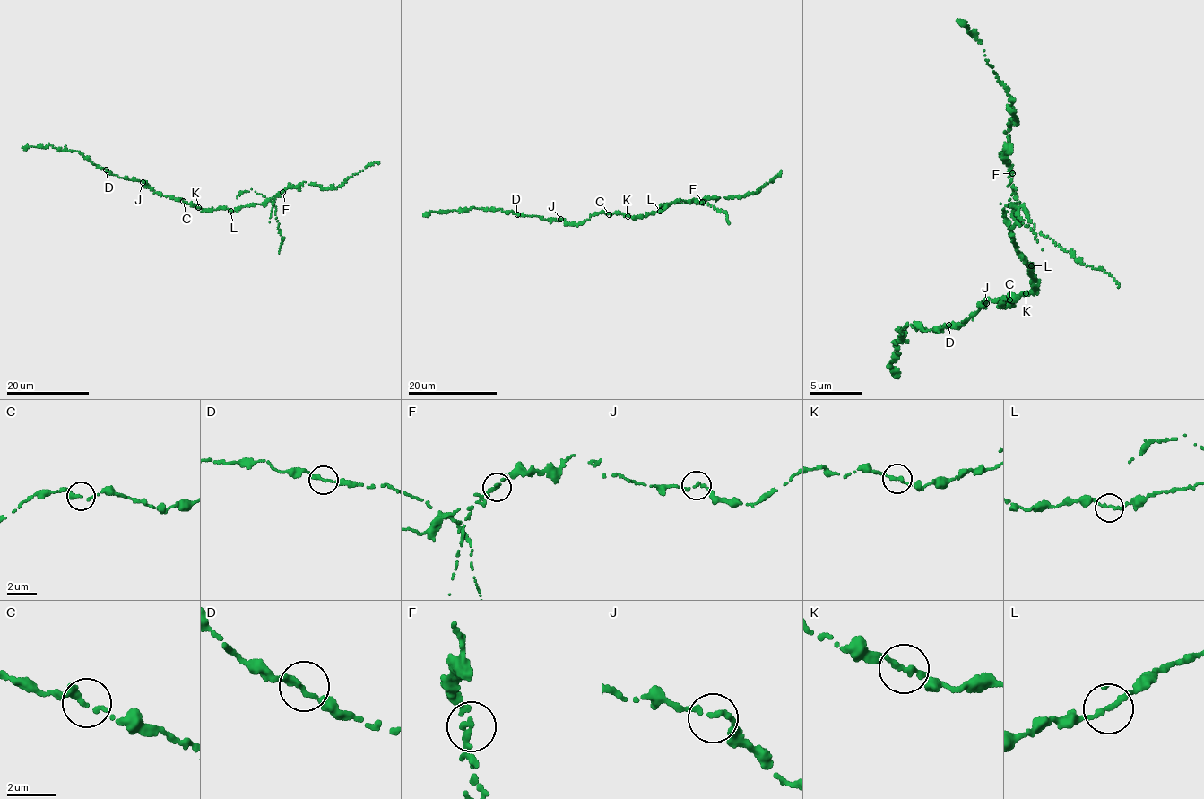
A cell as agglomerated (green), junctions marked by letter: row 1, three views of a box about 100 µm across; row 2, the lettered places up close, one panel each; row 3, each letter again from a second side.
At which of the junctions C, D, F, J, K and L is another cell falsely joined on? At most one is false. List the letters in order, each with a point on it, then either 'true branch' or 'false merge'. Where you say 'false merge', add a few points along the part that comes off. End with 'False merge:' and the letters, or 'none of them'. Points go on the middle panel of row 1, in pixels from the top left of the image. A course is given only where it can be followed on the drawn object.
C: at (609, 214); true branch
D: at (517, 214); true branch
F: at (702, 202); false merge; foreign part runs (702, 202), (697, 203), (705, 203), (727, 213), (729, 223)
J: at (560, 219); true branch
K: at (627, 216); true branch
L: at (660, 211); true branch
False merge: F

